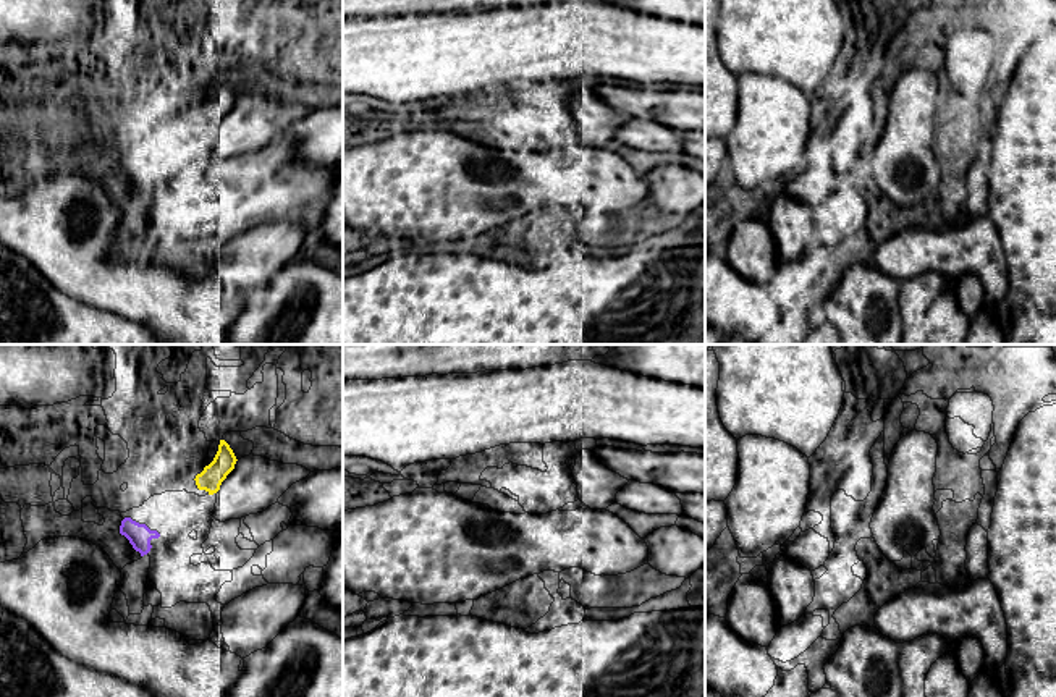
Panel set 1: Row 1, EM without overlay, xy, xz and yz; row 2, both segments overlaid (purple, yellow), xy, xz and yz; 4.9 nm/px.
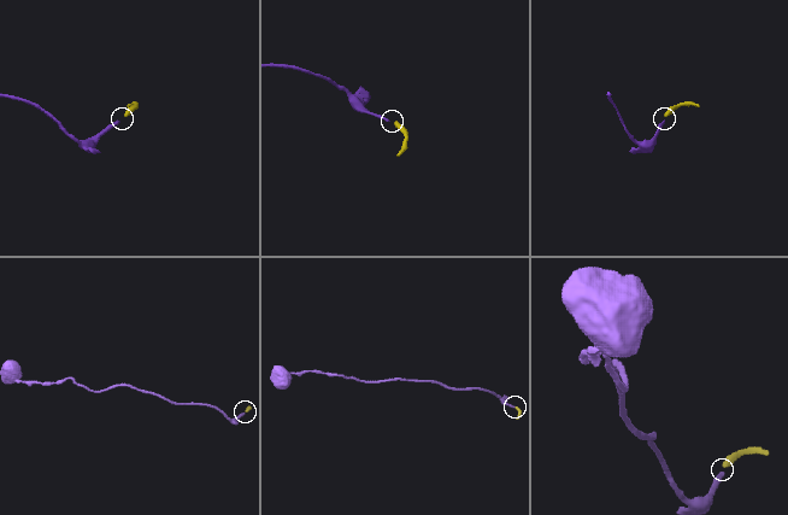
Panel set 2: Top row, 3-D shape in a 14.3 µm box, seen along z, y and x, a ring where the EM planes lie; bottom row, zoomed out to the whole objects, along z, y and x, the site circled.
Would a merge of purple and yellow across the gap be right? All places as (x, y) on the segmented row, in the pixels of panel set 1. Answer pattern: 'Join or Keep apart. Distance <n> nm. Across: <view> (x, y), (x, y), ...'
Join. Distance 300 nm. Across: xy (156, 531), (198, 487)

